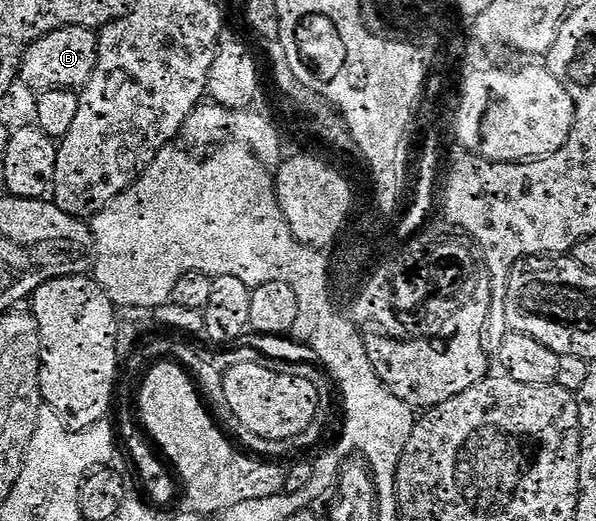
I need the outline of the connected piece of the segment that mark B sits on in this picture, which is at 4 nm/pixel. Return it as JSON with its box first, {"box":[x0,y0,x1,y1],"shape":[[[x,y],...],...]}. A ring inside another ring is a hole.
{"box":[19,25,98,93],"shape":[[[75,25],[72,28],[59,29],[52,32],[51,35],[44,37],[42,40],[32,44],[26,54],[26,58],[21,61],[19,82],[36,93],[51,90],[81,90],[88,85],[96,69],[98,35],[95,30],[82,28]]]}

